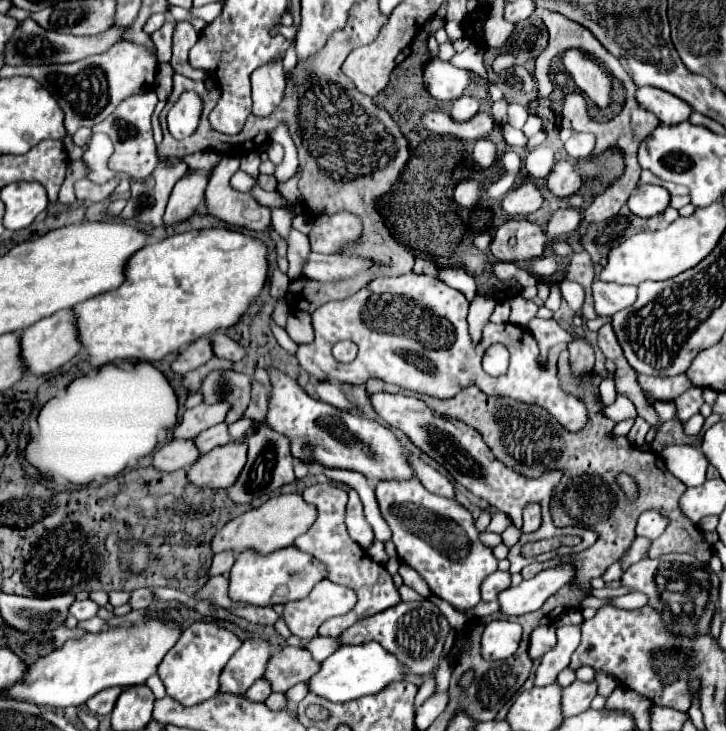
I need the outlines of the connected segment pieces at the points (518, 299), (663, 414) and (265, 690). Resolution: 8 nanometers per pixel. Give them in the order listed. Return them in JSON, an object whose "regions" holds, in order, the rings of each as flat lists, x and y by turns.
{"regions":[[[514,296,510,298,510,324,516,324,516,326,528,326,528,322,536,316,538,312,538,306,530,300,524,300,522,296]],[[656,402,654,410,658,414,658,426,668,422,668,420,676,420,676,404,674,402]],[[262,678,254,684,254,686,250,686,248,688,248,692,244,694,248,700,256,700,256,702,264,702,268,696,270,696,270,686,268,686,268,682,264,682]]]}

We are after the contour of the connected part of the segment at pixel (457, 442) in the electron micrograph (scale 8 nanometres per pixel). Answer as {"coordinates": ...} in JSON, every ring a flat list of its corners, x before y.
{"coordinates":[[378,392,378,394,370,394,368,398,370,398,370,404,372,404,374,412,382,420,386,420,392,428,402,430,410,438,410,442,414,446,418,446,424,454,432,456,436,462,444,464,444,468,452,474,452,478,456,482,460,482,464,488,468,488,474,496,484,498,486,502,490,502,492,506,496,506,498,510,502,510,504,514,508,514,510,520,512,520,512,524,516,528,522,528,522,513,526,504,538,502,542,506,542,524,540,524,540,528,536,532,532,532,532,534,524,534,520,538,520,542,508,554,508,560,512,564,510,566,510,572,520,572,524,566,528,566,532,562,544,562,544,560,550,560,554,556,560,556,560,552,554,550,554,552,540,554,540,556,534,556,534,558,524,558,524,556,520,556,520,548,524,544,528,544,528,542,536,542,536,540,544,540,544,538,554,538,554,536,580,536,582,542,576,548,572,548,570,552,582,552,582,550,586,550,588,546,594,544,596,532,590,530,590,528,556,528,552,524,548,504,550,504,552,488,554,488,554,484,558,484,560,474,546,474,544,478,536,478,536,480,524,478,522,474,514,472,512,468,508,468,500,460,496,460,496,456,490,452,490,448,484,444,482,436,472,426,464,424,462,420,446,418,446,416,434,412,432,408,428,408,416,396,402,396,402,394]]}

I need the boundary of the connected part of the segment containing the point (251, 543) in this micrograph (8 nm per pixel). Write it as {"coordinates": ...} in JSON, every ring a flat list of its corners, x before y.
{"coordinates":[[282,494,274,496,268,502,264,502,260,508,248,510,246,514,230,520,216,536,212,538,212,552,220,554,226,550,232,550,234,554,242,554,246,550,252,550,256,554,270,554,274,550,292,546,292,542,312,526,316,520,316,508,302,502,300,494]]}

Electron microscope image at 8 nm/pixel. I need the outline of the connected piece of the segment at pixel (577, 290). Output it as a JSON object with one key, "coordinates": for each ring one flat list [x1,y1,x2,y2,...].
{"coordinates":[[562,280,558,286,562,290,564,300,570,304,570,308,576,314,580,314,580,308,582,308,582,302,584,302,584,290,582,290,582,286,576,284,576,282,570,282,570,280]]}

